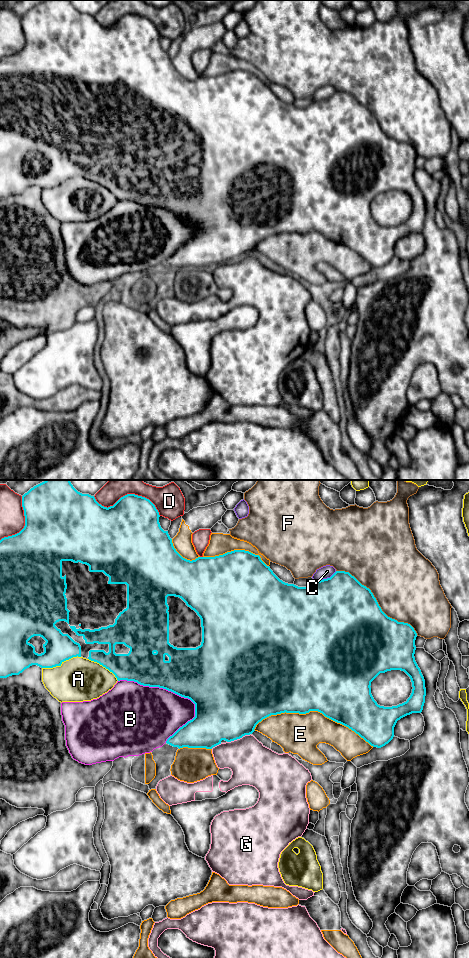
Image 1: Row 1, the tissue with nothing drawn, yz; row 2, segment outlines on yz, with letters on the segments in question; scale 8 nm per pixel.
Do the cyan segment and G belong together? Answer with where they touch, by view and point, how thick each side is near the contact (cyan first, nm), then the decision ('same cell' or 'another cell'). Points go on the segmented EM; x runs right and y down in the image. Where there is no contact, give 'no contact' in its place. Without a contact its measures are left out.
yz (238, 738) | 500/340 nm | same cell

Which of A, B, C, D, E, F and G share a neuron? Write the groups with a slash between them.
A / B / C / D / E / F / G

